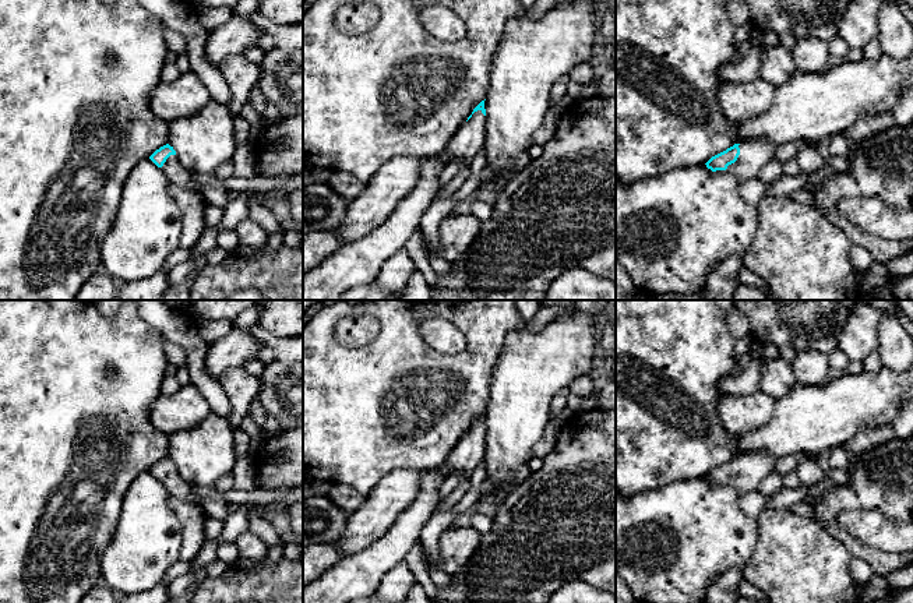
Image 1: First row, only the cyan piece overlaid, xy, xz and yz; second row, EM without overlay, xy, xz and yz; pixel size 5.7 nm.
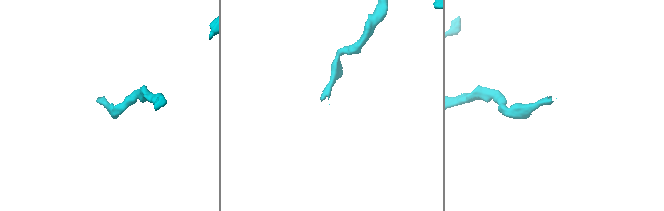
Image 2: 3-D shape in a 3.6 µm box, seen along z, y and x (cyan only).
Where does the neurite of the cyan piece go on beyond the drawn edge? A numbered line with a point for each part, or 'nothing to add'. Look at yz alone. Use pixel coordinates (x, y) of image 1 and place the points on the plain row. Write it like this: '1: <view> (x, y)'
1: yz (755, 466)

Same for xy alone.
1: xy (176, 486)

